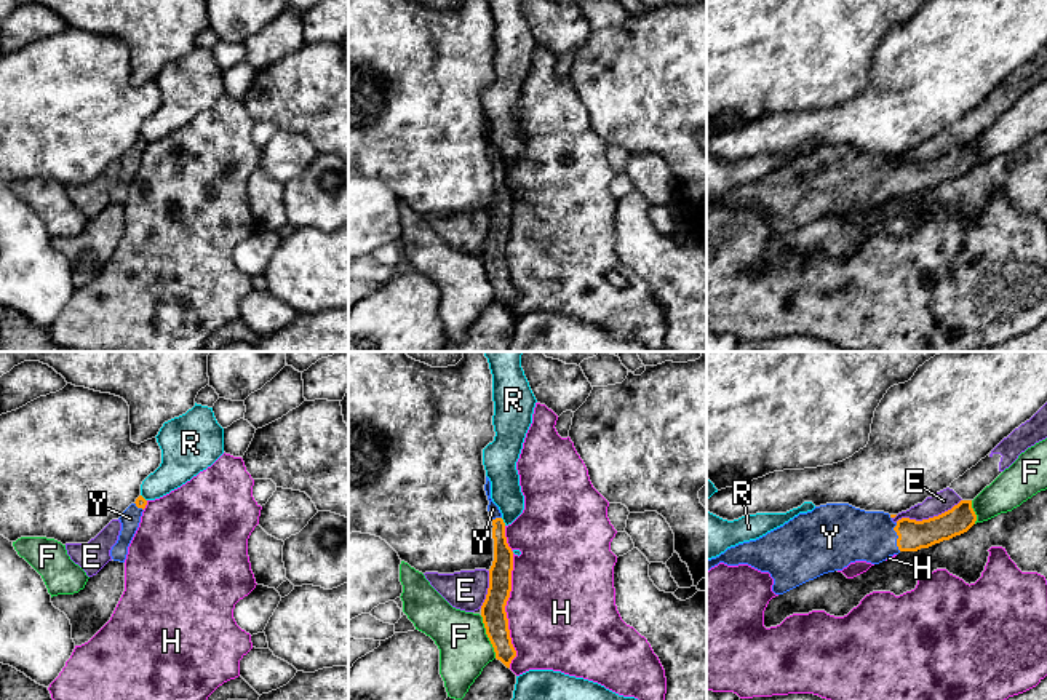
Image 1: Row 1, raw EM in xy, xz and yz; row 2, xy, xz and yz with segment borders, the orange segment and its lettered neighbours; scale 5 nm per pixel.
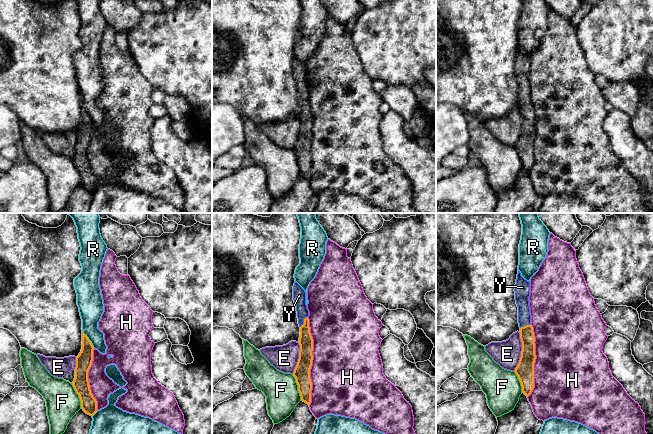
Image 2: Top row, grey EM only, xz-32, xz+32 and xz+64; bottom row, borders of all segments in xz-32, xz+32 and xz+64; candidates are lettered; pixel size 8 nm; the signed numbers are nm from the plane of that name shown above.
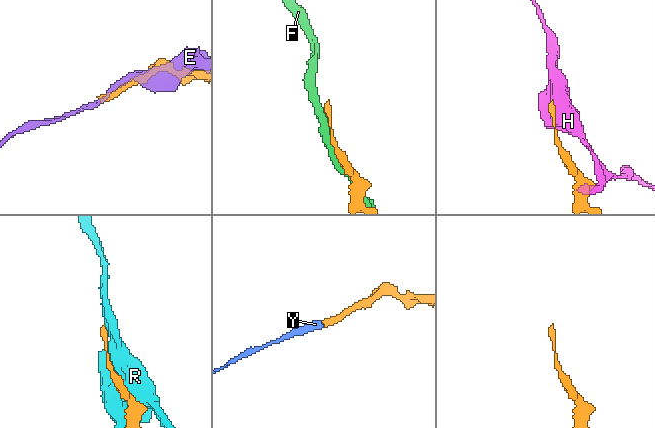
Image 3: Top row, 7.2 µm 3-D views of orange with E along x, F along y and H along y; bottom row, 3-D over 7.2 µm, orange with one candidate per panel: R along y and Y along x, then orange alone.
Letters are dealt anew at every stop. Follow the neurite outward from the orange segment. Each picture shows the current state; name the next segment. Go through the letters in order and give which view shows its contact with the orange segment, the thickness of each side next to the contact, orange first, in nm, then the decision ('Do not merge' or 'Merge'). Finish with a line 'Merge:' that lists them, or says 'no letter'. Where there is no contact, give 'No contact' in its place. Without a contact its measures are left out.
E: Touches orange in yz. Thickness 150 nm (orange) against 110 nm. Do not merge
F: Touches orange in xz. Thickness 130 nm (orange) against 260 nm. Do not merge
H: Touches orange in xz. Thickness 130 nm (orange) against 500 nm. Do not merge
R: Touches orange in xz. Thickness 110 nm (orange) against 160 nm. Do not merge
Y: Touches orange in yz. Thickness 150 nm (orange) against 280 nm. Merge
Merge: Y

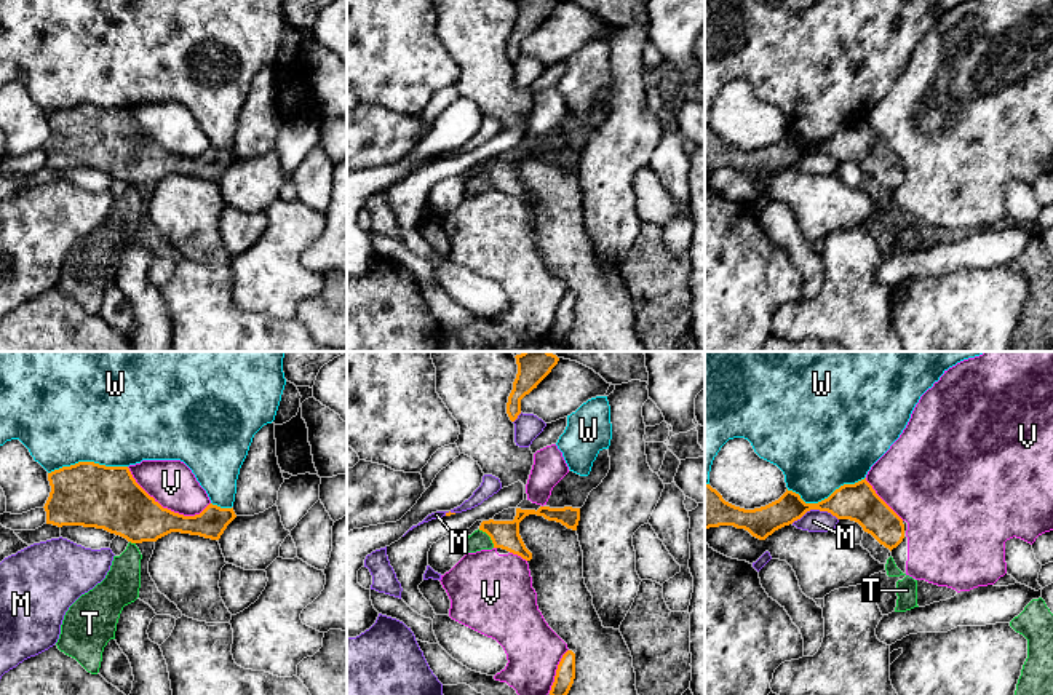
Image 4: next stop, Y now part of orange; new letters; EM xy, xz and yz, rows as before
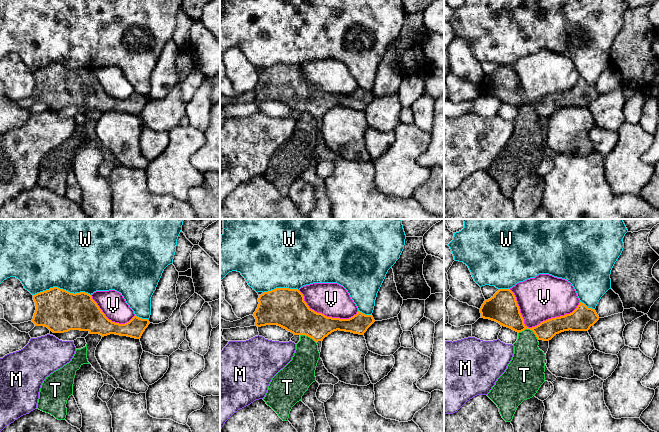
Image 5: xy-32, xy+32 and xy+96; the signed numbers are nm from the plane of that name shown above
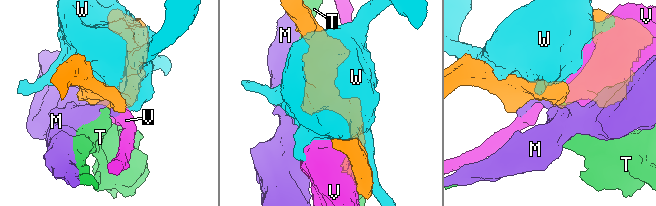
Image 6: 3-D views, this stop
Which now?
M: Touches orange in yz. Thickness 200 nm (orange) against 110 nm. Do not merge
T: Touches orange in xz. Thickness 140 nm (orange) against 100 nm. Do not merge
V: Touches orange in xy. Thickness 300 nm (orange) against 240 nm. Do not merge
W: Touches orange in yz. Thickness 200 nm (orange) against 420 nm. Do not merge
Merge: no letter

